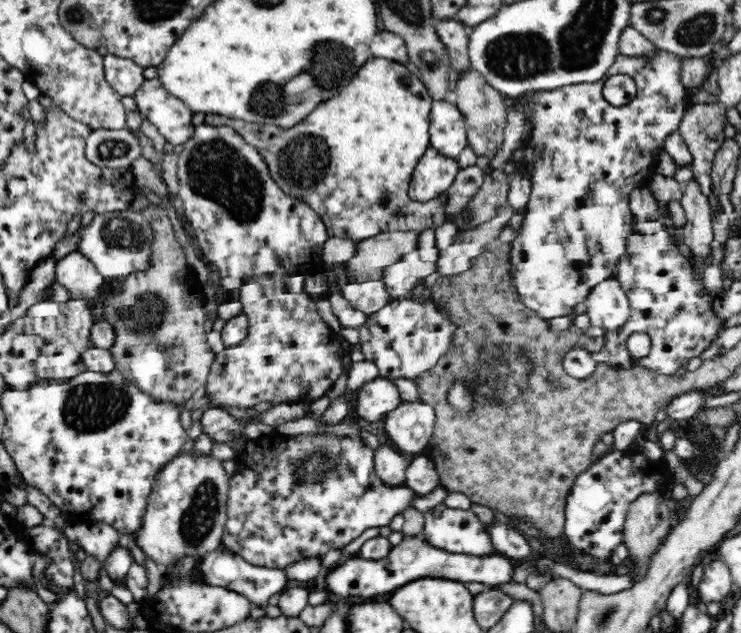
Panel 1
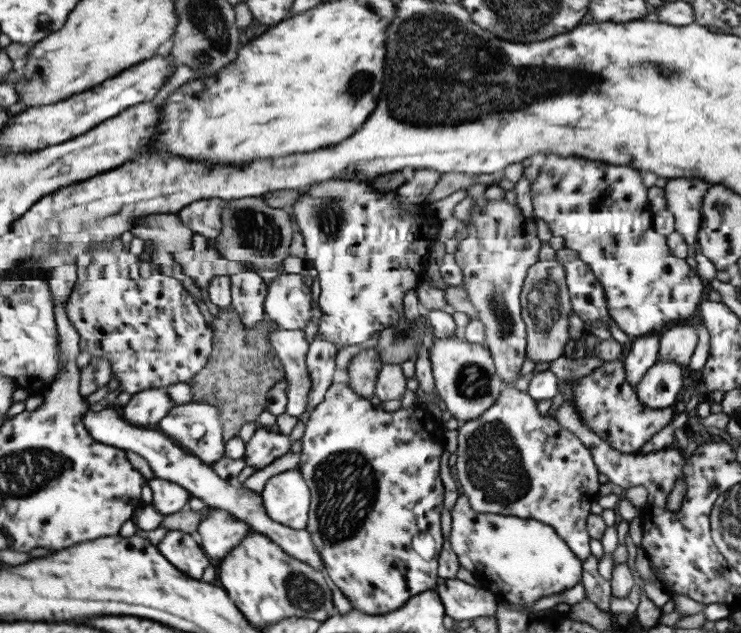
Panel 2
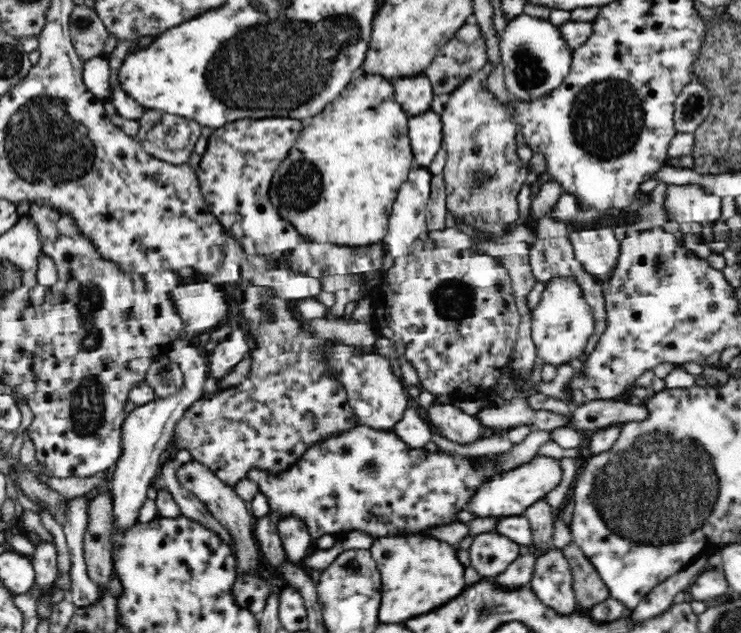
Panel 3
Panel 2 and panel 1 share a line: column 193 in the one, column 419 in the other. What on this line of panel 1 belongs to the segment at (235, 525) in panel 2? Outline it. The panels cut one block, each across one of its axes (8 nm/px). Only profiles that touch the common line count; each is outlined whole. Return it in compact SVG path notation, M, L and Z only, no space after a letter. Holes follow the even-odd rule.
M439 503L423 512L423 515L425 523L422 525L422 532L418 537L420 540L424 539L426 544L449 554L486 556L486 554L496 552L494 546L490 545L485 526L470 509L450 507Z

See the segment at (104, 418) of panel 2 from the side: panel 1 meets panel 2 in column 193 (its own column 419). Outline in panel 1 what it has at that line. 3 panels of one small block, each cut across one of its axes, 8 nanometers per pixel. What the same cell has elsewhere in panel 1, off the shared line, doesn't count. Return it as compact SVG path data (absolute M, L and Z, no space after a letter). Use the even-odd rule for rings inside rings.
M424 454L412 457L406 470L405 486L415 496L426 496L442 486L433 460Z

